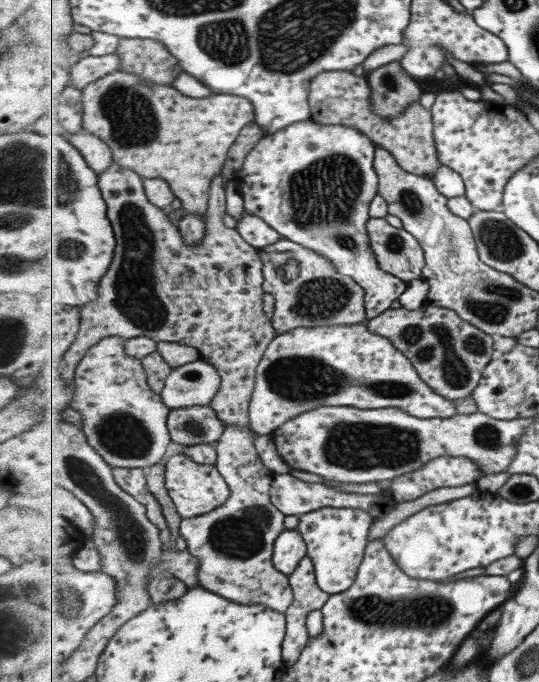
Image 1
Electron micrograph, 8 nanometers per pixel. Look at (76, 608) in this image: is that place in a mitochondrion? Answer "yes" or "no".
yes

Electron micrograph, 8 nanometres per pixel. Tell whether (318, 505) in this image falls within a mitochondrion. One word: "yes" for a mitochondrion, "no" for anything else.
no

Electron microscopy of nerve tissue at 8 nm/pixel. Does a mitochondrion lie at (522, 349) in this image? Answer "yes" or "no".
no

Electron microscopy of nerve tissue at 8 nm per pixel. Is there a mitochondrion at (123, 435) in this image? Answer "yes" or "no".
yes

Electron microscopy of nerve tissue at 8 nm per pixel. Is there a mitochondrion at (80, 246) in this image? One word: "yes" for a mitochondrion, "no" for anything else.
yes

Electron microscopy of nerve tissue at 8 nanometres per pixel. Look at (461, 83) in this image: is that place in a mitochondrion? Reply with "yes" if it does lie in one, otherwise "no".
no

